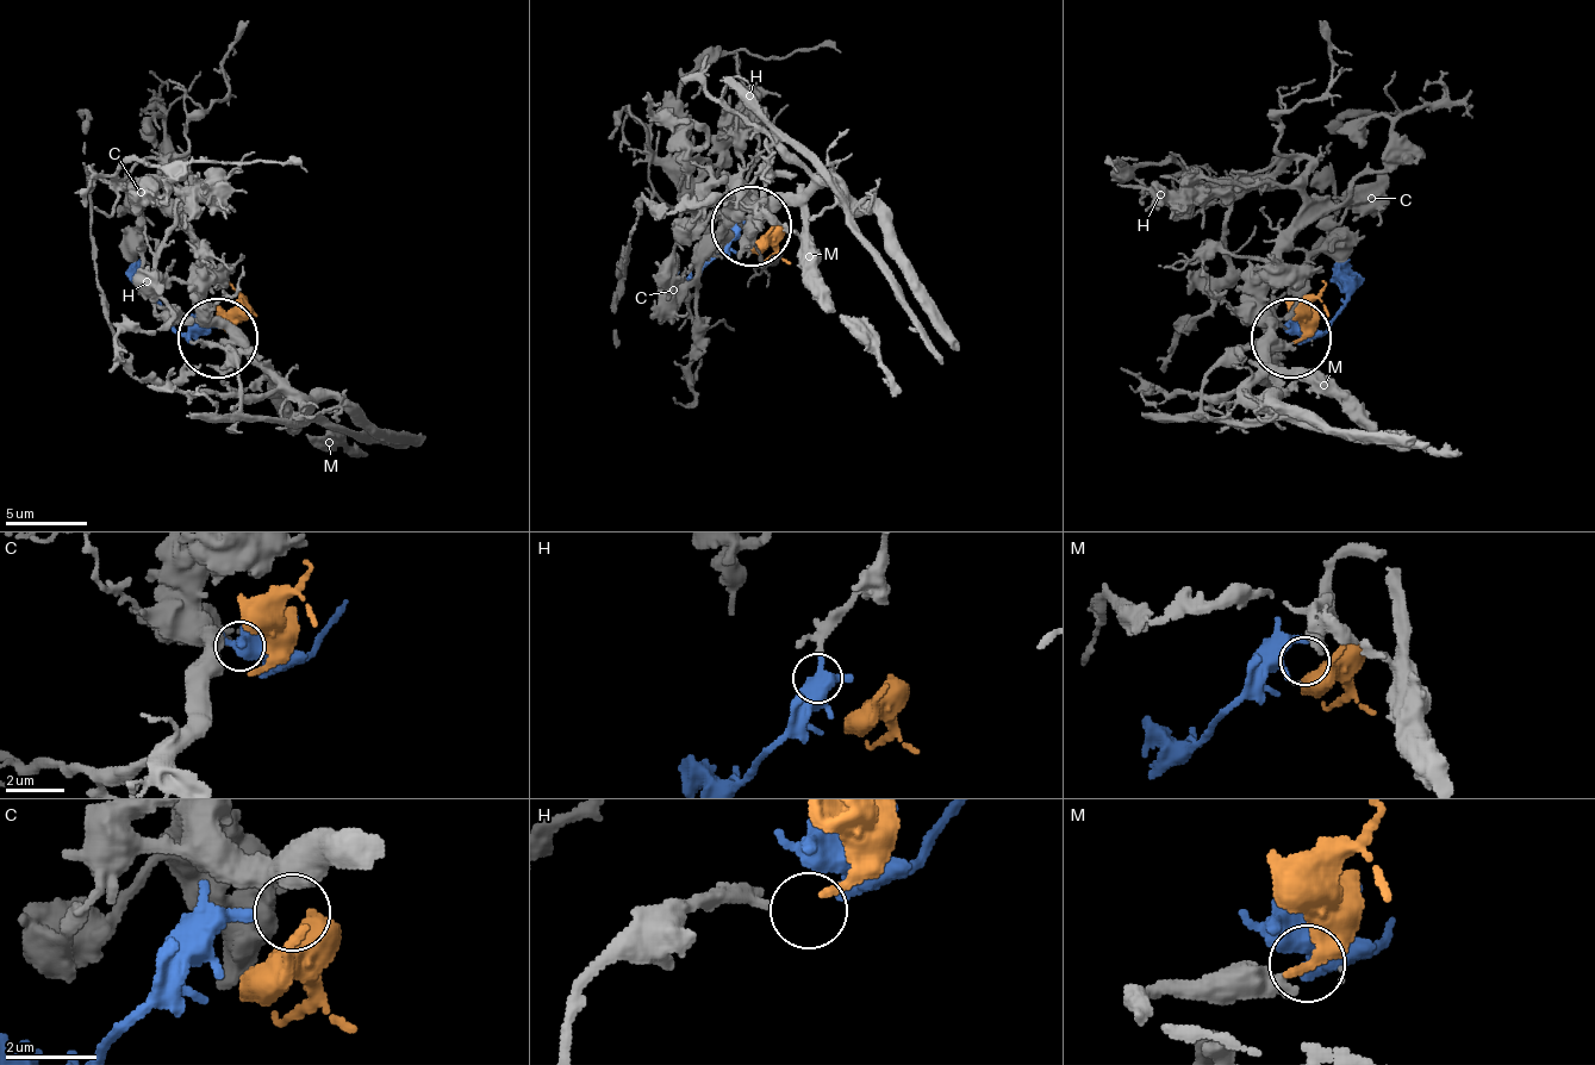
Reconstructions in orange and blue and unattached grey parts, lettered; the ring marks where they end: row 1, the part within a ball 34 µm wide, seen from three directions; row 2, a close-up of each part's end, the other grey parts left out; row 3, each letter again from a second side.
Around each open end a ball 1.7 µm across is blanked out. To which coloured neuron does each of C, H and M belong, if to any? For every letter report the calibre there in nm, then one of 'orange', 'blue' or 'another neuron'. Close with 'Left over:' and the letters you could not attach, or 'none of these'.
C: 480 nm thick; orange
H: 200 nm thick; blue
M: 550 nm thick; another neuron
Left over: M

